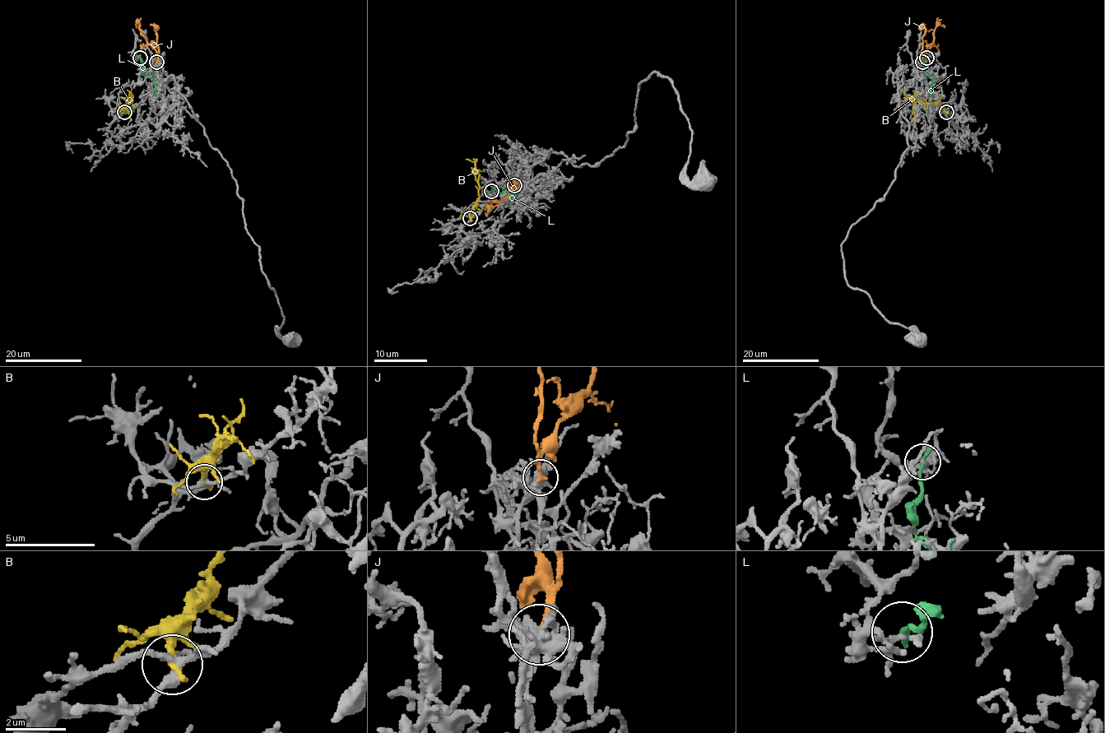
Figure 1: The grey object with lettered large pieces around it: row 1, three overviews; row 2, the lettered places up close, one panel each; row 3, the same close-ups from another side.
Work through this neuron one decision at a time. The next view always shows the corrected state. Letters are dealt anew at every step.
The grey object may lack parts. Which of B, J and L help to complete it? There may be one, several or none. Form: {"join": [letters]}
{"join": ["J"]}

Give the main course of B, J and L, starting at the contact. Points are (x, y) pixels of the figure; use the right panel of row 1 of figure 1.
B: (946, 112), (935, 103), (916, 101), (912, 107), (915, 116), (911, 121)
J: (922, 62), (924, 53), (933, 42), (937, 21), (941, 19)
L: (926, 57), (925, 73), (933, 81), (930, 95)

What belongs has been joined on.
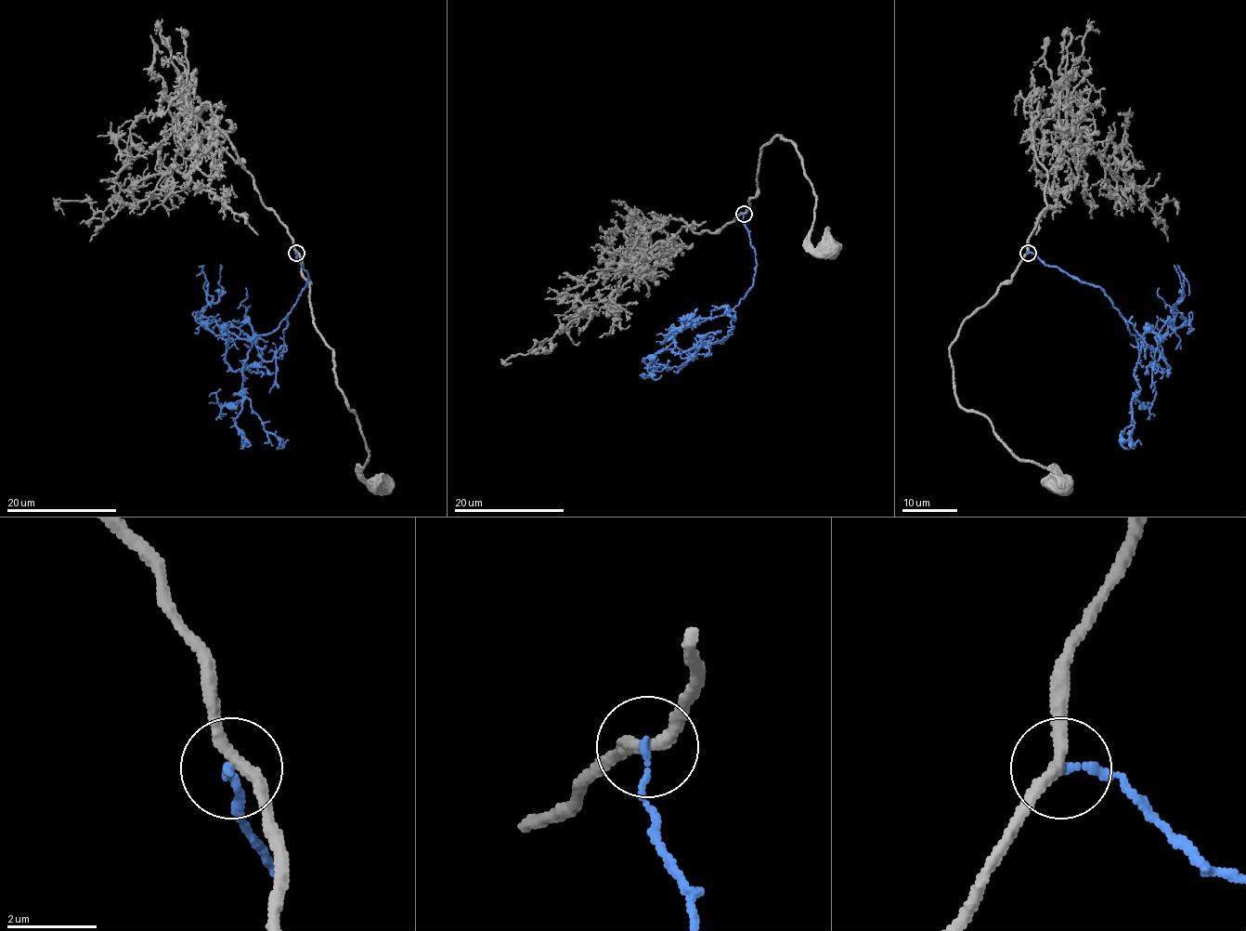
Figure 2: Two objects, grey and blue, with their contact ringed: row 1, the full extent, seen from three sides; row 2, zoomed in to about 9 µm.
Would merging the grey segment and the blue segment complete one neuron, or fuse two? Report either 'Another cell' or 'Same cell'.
Another cell

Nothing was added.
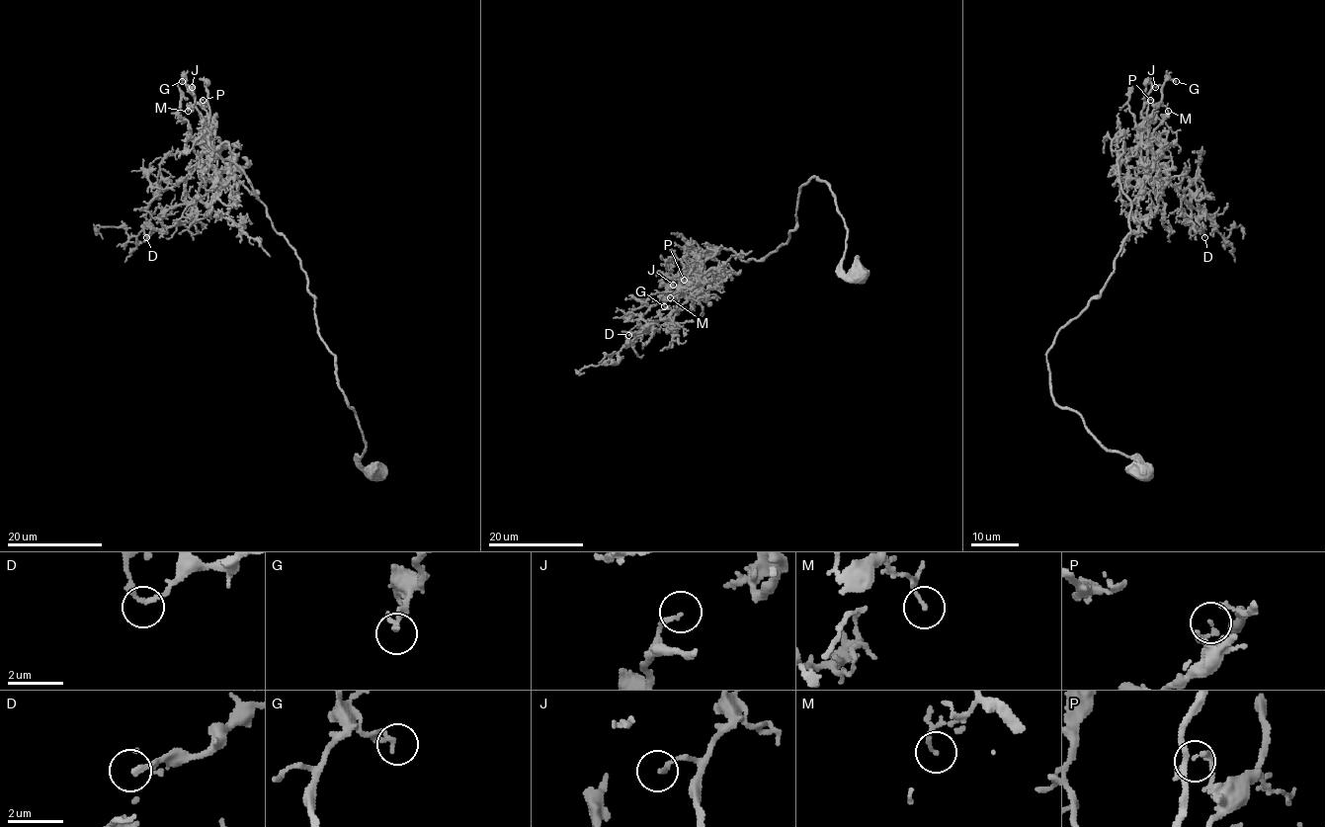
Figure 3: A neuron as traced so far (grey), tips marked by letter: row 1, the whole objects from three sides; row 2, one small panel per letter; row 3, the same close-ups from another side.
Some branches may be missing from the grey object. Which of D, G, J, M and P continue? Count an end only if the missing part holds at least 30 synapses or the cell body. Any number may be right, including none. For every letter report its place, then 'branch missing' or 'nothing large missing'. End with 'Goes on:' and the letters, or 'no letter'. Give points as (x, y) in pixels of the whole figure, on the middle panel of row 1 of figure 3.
D: at (628, 335); branch missing
G: at (664, 306); nothing large missing
J: at (673, 285); nothing large missing
M: at (670, 297); nothing large missing
P: at (684, 280); nothing large missing
Goes on: D

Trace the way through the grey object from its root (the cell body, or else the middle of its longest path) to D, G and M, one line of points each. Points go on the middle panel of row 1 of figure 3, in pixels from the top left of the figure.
D: (858, 274), (841, 267), (847, 229), (814, 176), (786, 243), (759, 260), (701, 254), (691, 295), (628, 335)
G: (858, 274), (841, 267), (847, 229), (814, 176), (786, 243), (759, 260), (701, 254), (664, 306)
M: (858, 274), (841, 267), (847, 229), (814, 176), (786, 243), (759, 260), (701, 254), (670, 297)

